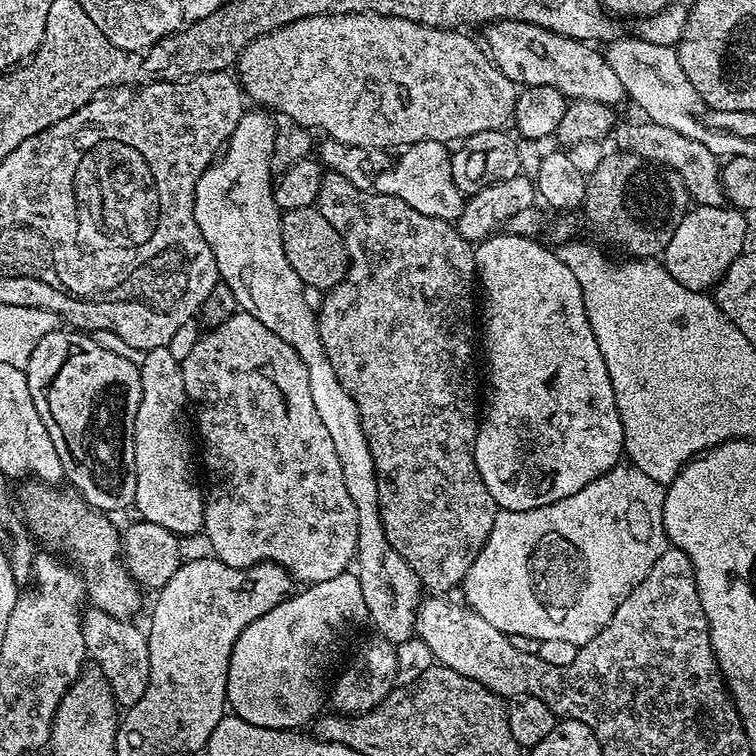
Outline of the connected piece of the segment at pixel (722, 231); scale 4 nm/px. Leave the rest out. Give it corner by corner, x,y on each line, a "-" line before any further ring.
701,204
689,207
663,250
664,268
690,290
704,292
711,289
745,251
744,235
748,232
748,224
744,218
745,213
733,206
715,208

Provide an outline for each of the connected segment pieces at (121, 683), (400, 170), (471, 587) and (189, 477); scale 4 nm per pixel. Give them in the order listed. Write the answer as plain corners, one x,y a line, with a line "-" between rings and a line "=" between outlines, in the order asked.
91,606
83,609
82,619
87,659
102,670
117,705
124,710
132,708
142,699
150,682
150,650
145,629
135,628
132,620
114,618
106,610
=
423,140
407,145
397,156
400,157
397,160
395,157
391,166
376,175
375,191
382,195
397,196
421,214
455,222
464,209
466,196
451,177
449,145
443,140
=
621,462
594,482
582,486
578,494
562,498
562,502
550,502
550,506
538,506
534,510
497,511
494,526
490,530
490,538
486,538
486,546
480,551
478,558
474,558
474,566
470,566
470,570
464,575
462,591
468,598
467,605
473,612
486,618
486,622
490,622
494,630
505,632
513,638
525,636
533,642
558,638
562,642
574,642
577,646
590,642
590,638
602,634
610,618
614,618
614,610
618,610
618,606
626,602
630,590
634,590
634,586
638,586
638,582
642,582
646,574
650,574
650,566
654,566
654,562
658,562
658,558
662,558
662,554
670,547
664,529
665,491
665,485
654,482
654,478
647,474
642,474
642,470
635,468
631,462
=
171,347
155,348
149,352
143,353
144,364
139,365
140,381
142,382
142,398
138,402
138,414
134,418
134,466
136,467
136,502
138,509
142,510
143,520
149,520
152,523
158,523
179,538
192,536
195,532
199,533
204,527
204,493
205,489
196,481
196,472
192,469
192,436
194,440
194,428
190,423
190,405
188,395
186,394
186,382
182,382
182,370
180,369
180,360
178,356
172,353

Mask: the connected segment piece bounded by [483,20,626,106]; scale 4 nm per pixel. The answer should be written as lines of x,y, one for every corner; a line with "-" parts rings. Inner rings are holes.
493,20
483,29
484,36
488,39
486,51
492,57
493,64
510,78
517,86
554,86
569,101
589,100
590,102
602,102
620,106
625,103
624,87
618,74
614,74
610,64
606,62
603,53
596,50
591,43
583,40
575,40
569,36
559,36
542,26
534,26
517,20

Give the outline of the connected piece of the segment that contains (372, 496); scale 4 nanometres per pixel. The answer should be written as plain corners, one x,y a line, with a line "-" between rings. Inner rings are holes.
248,110
231,125
218,158
196,177
192,217
214,254
220,280
234,292
239,311
258,318
266,330
274,330
274,334
278,334
286,346
293,348
306,366
310,398
314,398
318,418
322,418
334,441
334,454
338,454
338,462
342,465
346,494
350,494
350,502
354,502
354,510
358,510
354,571
362,582
368,620
380,631
377,633
383,639
399,645
411,639
416,631
416,611
420,608
422,585
414,570
410,570
406,558
394,550
386,536
380,517
376,467
362,430
358,406
354,398
346,394
342,382
338,382
338,374
334,374
334,366
330,366
330,358
326,358
322,338
316,329
316,312
304,297
306,286
298,274
294,274
286,258
286,250
282,250
282,211
276,204
271,170
271,152
278,124
271,118
267,111

